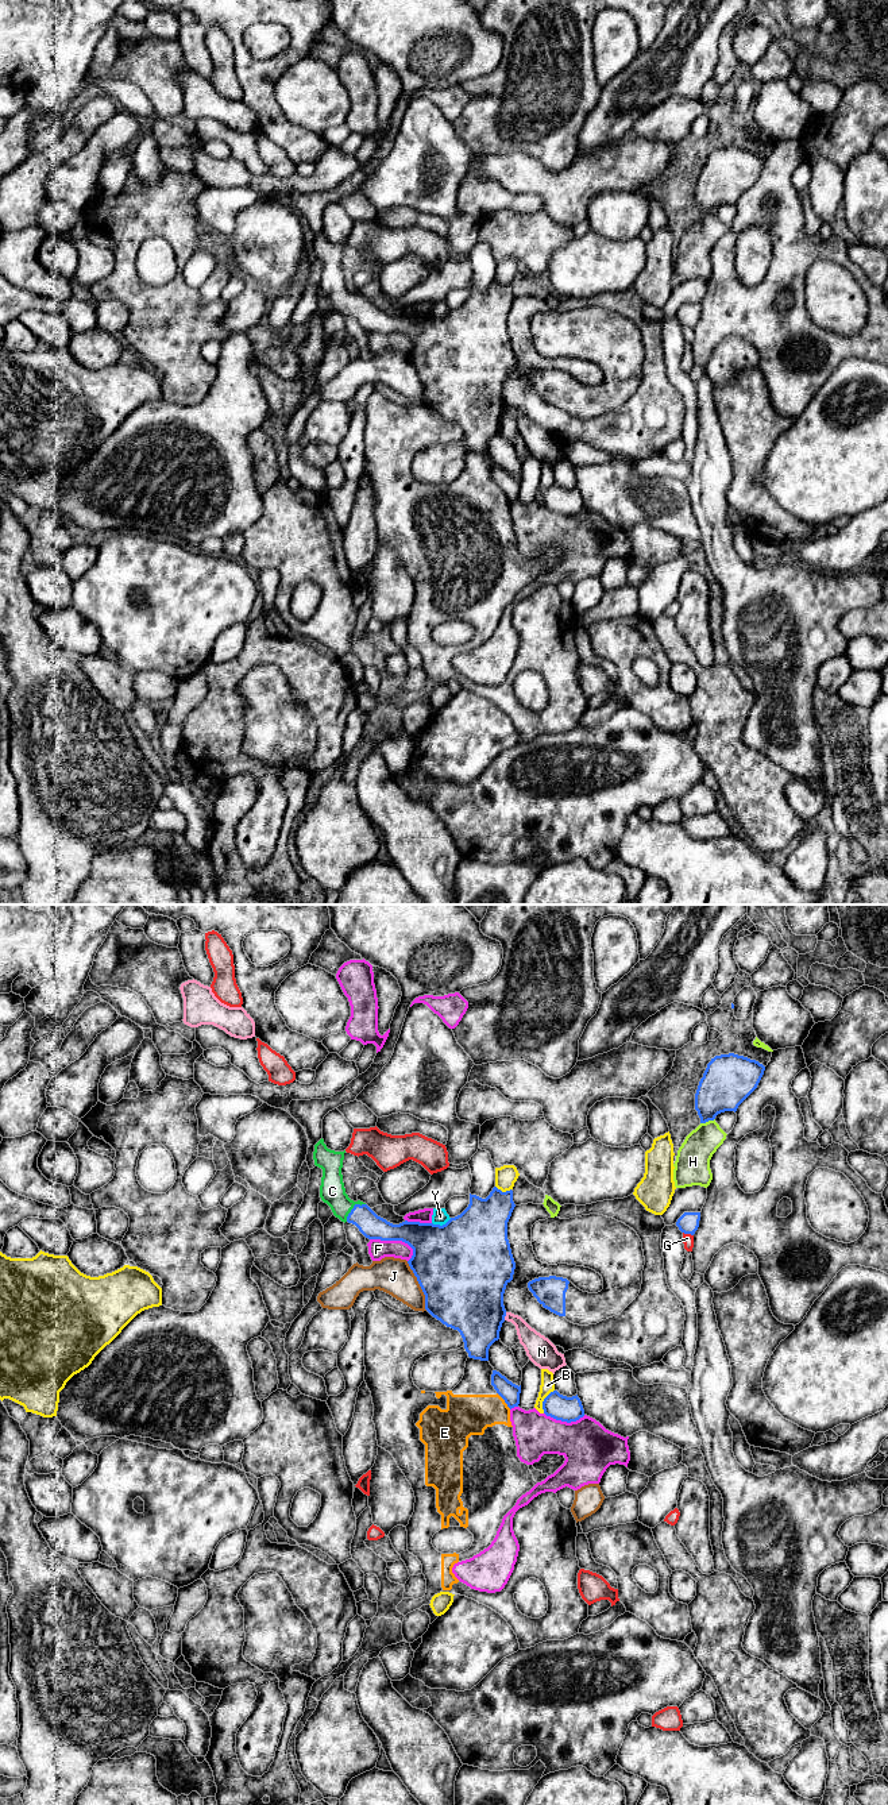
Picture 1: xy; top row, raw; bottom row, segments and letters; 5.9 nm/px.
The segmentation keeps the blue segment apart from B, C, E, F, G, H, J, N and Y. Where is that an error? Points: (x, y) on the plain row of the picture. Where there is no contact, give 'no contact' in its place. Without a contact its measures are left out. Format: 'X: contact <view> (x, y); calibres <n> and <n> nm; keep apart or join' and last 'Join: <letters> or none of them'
B: contact xy (543, 494); calibres 150 and 80 nm; keep apart
C: contact xy (352, 301); calibres 150 and 150 nm; join
E: contact xy (504, 492); calibres 110 and 240 nm; keep apart
F: contact xy (394, 332); calibres 280 and 120 nm; keep apart
G: contact xy (688, 326); calibres 120 and 60 nm; keep apart
H: contact xy (707, 213); calibres 280 and 200 nm; keep apart
J: contact xy (420, 378); calibres 500 and 220 nm; keep apart
N: contact xy (505, 408); calibres 420 and 140 nm; keep apart
Y: contact xy (443, 317); calibres 500 and 90 nm; keep apart
Join: C

